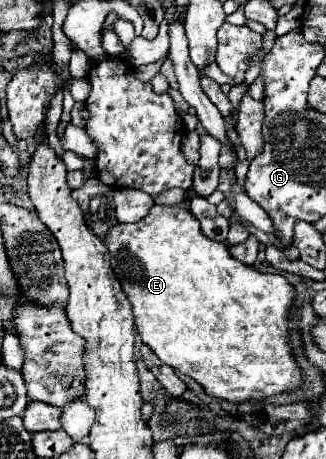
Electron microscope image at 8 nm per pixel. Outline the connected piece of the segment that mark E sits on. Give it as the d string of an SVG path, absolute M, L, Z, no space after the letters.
M185 203L171 205L171 207L169 205L155 205L147 213L147 217L143 217L139 223L133 223L133 225L117 223L115 227L111 227L111 231L107 231L103 243L109 249L113 271L117 275L117 279L121 281L123 291L125 291L125 295L129 297L129 301L133 305L137 333L141 335L143 343L163 363L167 363L169 367L173 367L173 369L181 371L183 375L189 375L191 379L195 379L209 395L225 399L225 401L231 401L231 403L243 403L243 401L249 401L249 399L263 401L263 399L267 399L271 395L279 395L283 391L293 391L293 389L297 389L301 385L301 369L295 365L295 359L293 359L293 353L291 353L291 347L289 347L289 333L287 333L287 315L289 315L289 309L291 309L293 299L295 299L295 289L287 283L287 279L283 275L261 273L255 267L249 267L249 265L241 263L241 261L233 259L229 255L229 251L227 251L227 245L207 239L201 233L201 227L199 227L197 219L191 215L191 211L187 209Z

